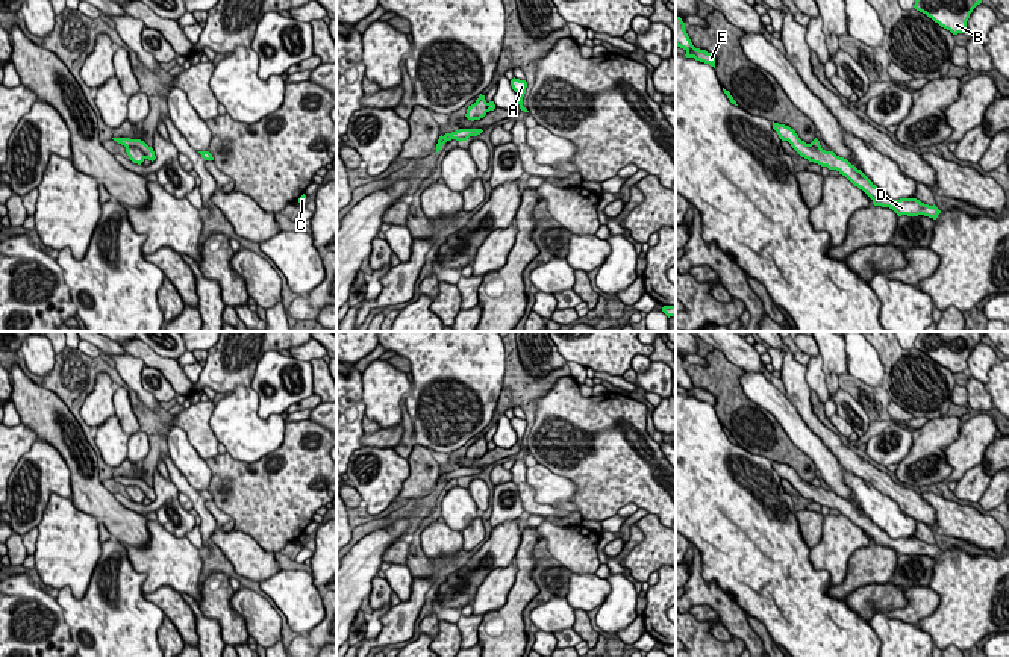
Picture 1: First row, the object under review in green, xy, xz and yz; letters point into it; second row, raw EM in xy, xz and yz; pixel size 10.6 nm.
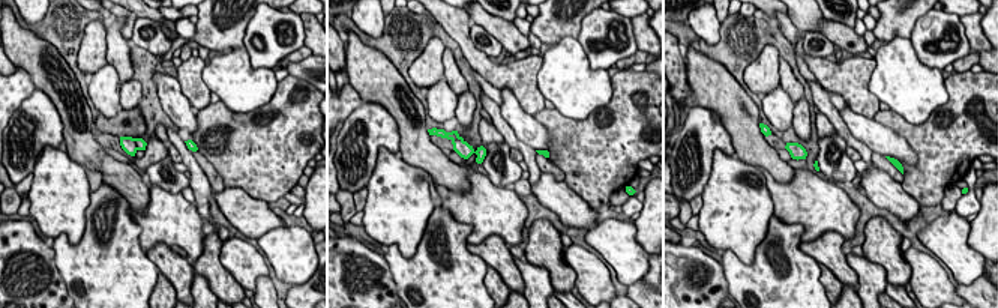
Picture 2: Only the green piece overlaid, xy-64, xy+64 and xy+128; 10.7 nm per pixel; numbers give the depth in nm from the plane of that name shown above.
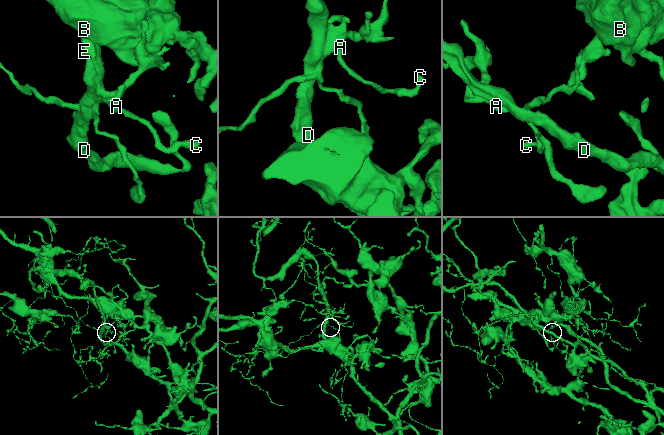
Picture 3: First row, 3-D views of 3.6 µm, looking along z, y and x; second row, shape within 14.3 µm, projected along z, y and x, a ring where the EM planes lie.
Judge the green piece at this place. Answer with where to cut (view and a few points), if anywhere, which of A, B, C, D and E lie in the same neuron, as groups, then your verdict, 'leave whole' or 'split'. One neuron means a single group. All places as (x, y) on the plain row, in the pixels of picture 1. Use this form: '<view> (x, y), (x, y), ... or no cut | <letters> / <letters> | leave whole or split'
xz (461, 468), (459, 479) | A C D E / B | split

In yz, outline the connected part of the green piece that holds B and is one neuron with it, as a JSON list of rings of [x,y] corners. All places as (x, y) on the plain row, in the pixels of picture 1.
[[[918,332],[914,347],[953,374],[967,372],[967,360],[980,344],[979,332]]]

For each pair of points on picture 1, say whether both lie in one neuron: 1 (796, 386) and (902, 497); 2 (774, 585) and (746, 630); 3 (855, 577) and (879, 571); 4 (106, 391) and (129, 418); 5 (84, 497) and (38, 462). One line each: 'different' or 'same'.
1: same
2: different
3: same
4: same
5: different

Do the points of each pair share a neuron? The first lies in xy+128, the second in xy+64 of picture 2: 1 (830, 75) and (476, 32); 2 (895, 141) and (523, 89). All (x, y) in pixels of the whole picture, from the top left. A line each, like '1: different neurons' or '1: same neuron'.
1: different neurons
2: different neurons

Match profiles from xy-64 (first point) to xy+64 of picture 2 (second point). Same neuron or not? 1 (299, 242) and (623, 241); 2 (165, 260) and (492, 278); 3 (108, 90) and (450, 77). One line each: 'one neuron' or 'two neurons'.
1: one neuron
2: two neurons
3: two neurons

